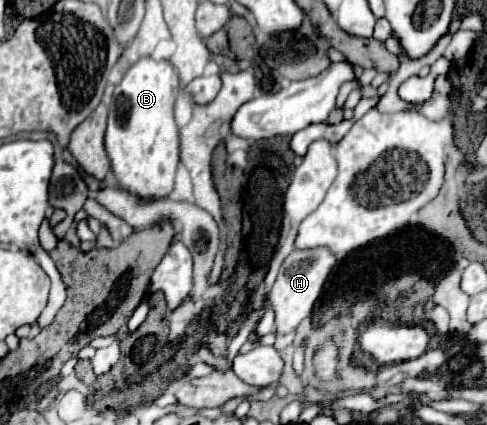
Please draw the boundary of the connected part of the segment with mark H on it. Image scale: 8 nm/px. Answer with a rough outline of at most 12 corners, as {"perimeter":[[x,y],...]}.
{"perimeter":[[292,251],[270,289],[274,331],[312,313],[336,257]]}

